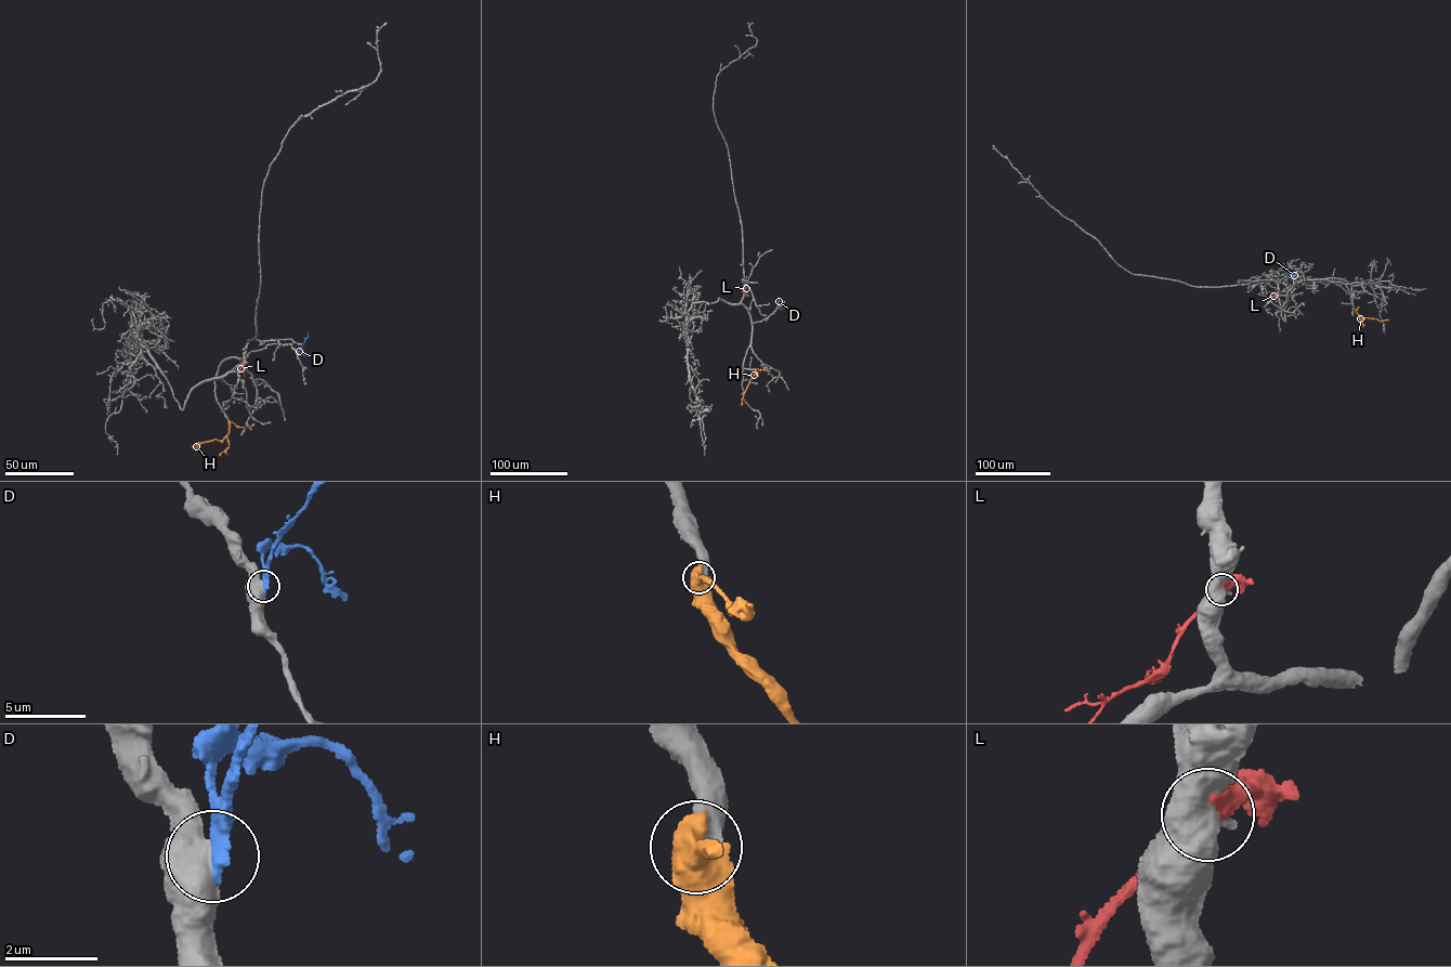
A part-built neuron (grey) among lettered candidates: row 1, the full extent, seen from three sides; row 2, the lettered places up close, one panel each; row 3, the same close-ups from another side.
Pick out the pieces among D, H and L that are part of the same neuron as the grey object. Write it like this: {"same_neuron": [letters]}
{"same_neuron": ["H"]}

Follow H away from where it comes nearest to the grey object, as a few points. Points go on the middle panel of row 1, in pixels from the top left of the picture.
H: (755, 369), (741, 405)

